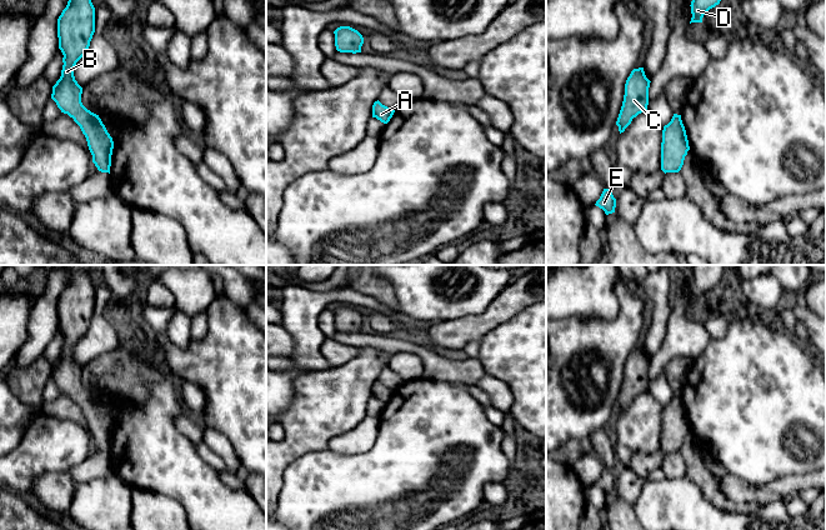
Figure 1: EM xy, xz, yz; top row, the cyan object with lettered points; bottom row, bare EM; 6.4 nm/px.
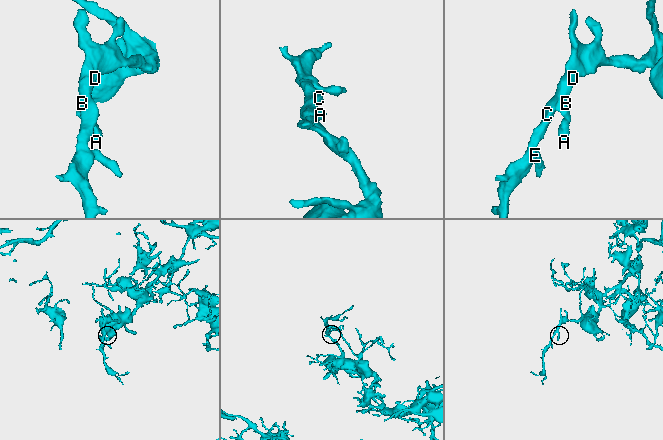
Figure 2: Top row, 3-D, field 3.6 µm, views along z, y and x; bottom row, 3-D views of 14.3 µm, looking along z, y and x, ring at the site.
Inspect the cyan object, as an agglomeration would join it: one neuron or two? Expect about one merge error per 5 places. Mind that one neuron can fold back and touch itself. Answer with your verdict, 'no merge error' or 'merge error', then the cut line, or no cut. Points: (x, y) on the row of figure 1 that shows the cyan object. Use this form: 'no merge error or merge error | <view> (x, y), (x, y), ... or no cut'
no merge error | no cut

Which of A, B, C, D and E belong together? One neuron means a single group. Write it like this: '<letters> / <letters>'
A B C D E

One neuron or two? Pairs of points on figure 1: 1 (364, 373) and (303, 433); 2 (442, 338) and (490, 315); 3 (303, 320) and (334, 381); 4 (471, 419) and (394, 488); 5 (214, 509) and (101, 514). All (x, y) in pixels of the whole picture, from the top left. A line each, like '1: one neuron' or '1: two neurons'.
1: one neuron
2: one neuron
3: two neurons
4: one neuron
5: two neurons

